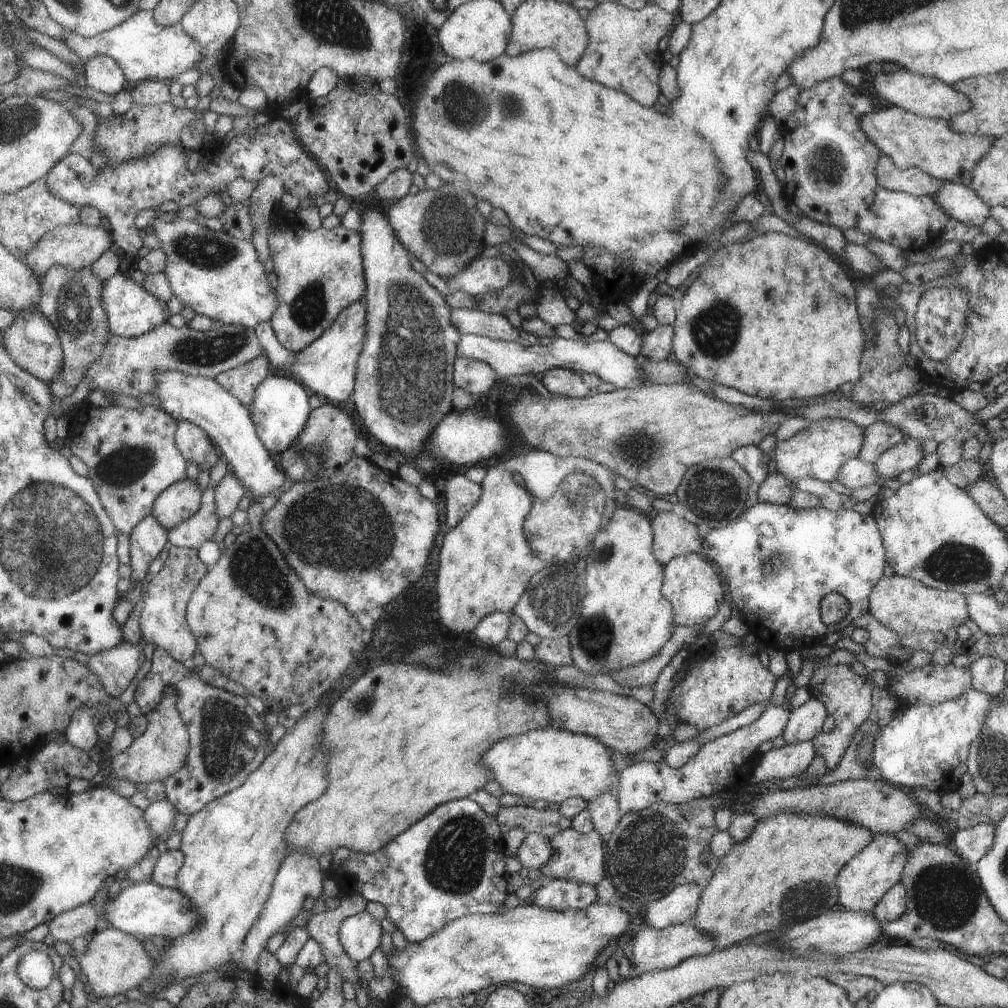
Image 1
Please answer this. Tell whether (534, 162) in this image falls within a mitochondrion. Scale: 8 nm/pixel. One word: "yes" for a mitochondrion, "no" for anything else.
no

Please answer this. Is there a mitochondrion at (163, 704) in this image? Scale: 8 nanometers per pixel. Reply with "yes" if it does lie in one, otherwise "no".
no

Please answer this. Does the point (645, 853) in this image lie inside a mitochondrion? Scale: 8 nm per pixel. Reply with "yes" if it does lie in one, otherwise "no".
yes

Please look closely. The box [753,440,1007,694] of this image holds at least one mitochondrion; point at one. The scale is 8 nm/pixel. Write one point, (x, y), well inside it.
(956, 564)

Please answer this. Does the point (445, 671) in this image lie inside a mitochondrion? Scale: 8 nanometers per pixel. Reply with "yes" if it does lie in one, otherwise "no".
yes

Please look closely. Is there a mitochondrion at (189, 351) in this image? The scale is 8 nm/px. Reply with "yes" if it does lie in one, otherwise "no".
yes

